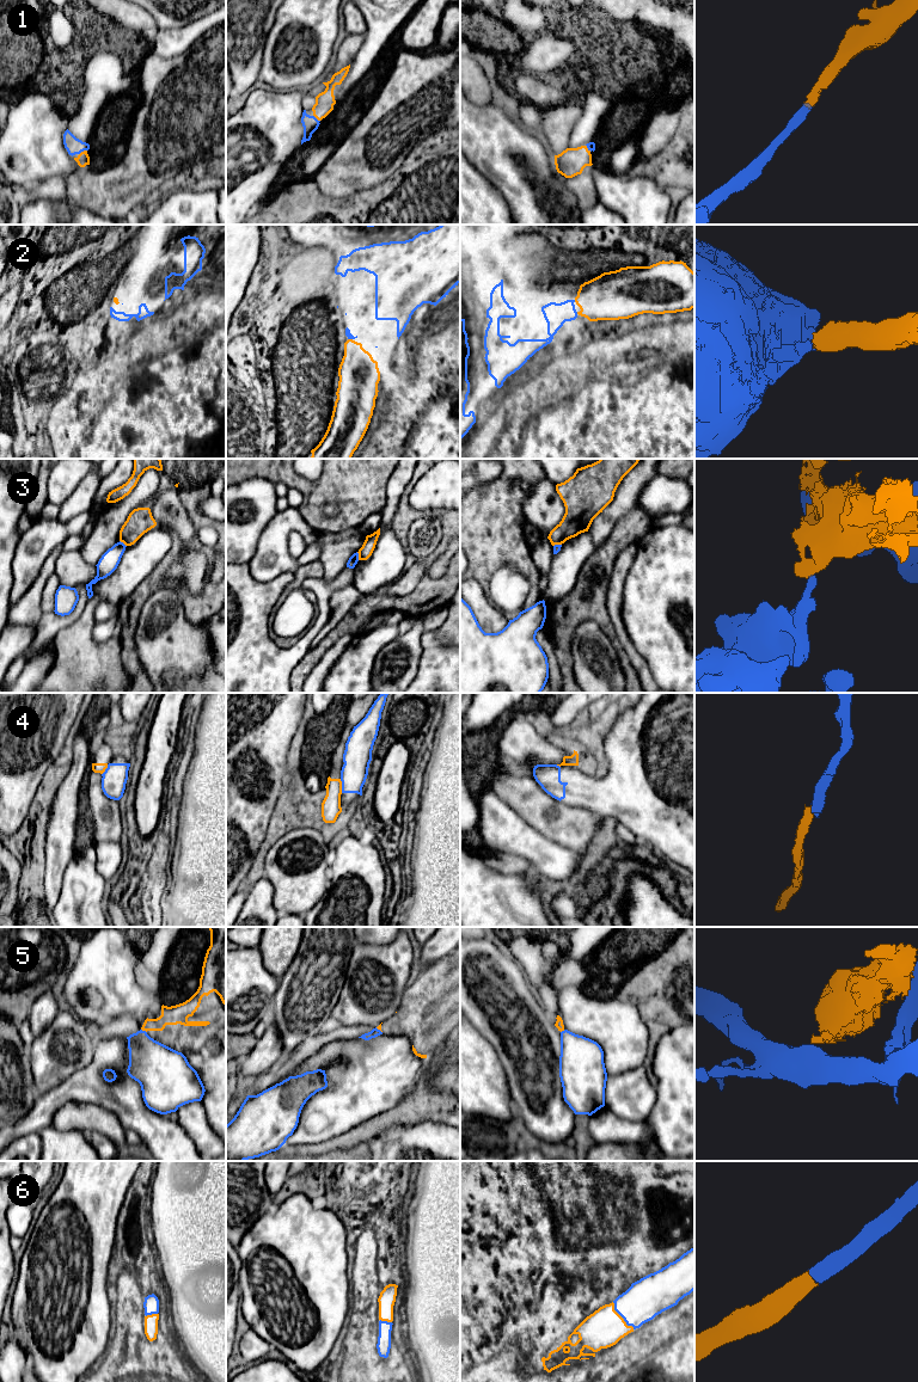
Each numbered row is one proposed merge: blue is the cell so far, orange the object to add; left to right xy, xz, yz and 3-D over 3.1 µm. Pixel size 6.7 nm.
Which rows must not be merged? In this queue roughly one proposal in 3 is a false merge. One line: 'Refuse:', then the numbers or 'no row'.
Refuse: 3, 4, 5

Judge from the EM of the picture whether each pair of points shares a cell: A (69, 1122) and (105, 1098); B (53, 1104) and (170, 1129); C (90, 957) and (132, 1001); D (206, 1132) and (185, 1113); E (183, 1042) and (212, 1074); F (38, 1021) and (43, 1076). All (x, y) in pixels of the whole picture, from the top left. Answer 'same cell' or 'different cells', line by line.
A: different cells
B: same cell
C: same cell
D: same cell
E: different cells
F: different cells

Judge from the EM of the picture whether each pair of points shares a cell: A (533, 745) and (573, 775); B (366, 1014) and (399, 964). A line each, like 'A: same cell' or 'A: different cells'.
A: different cells
B: same cell

